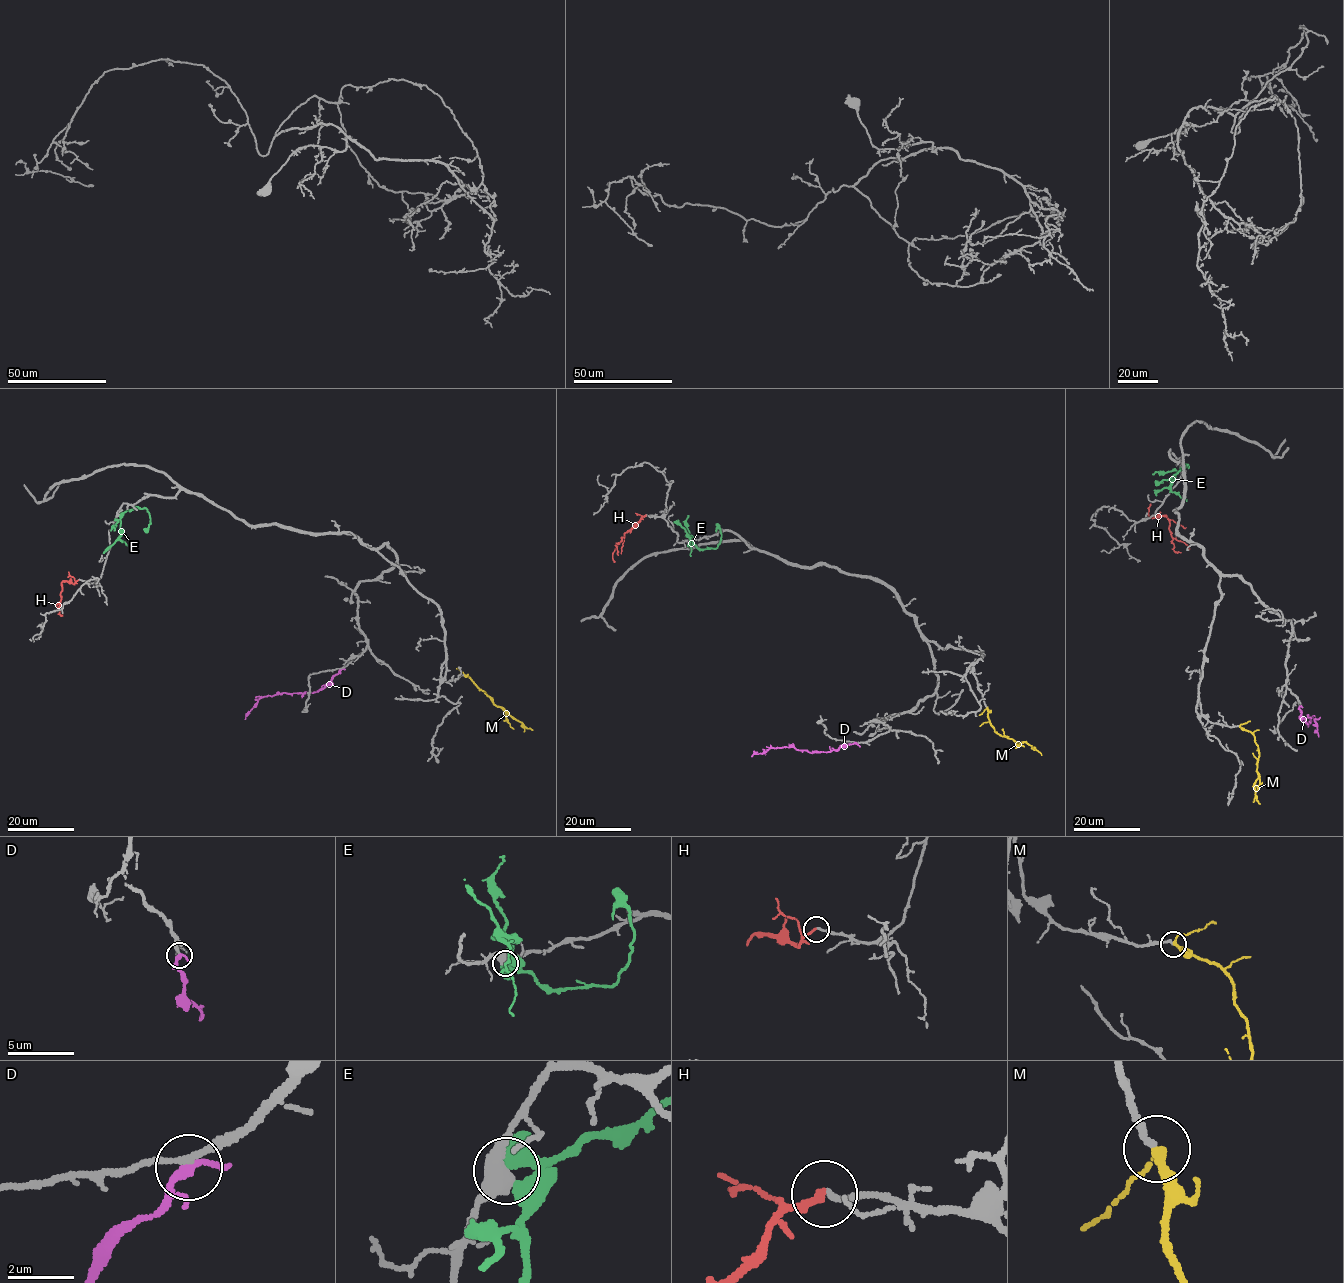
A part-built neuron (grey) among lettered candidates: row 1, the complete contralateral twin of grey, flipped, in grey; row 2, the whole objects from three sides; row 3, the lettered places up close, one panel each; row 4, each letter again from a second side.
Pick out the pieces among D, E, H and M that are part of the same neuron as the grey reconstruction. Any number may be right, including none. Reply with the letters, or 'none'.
D, H, M

